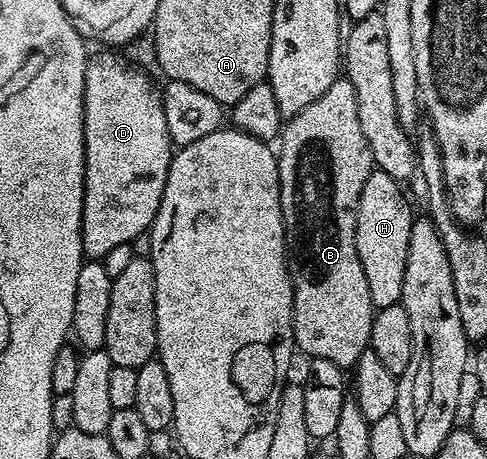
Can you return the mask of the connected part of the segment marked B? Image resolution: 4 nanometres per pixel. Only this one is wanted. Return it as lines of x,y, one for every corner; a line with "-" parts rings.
337,78
323,97
311,101
311,105
292,116
281,128
280,143
281,151
279,147
276,152
277,172
285,222
285,261
293,283
293,342
296,350
310,359
331,361
331,365
353,369
361,354
370,350
369,338
375,314
371,289
367,289
367,277
363,277
363,265
355,245
359,197
375,164
367,137
363,137
359,125
359,105
351,81

